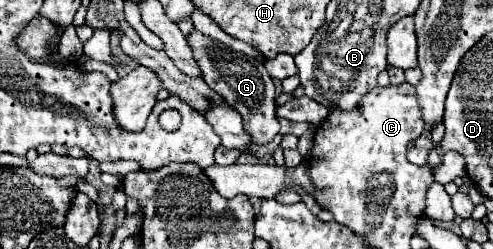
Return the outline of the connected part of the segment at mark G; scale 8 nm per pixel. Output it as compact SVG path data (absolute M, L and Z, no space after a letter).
M198 29L190 31L188 41L192 47L194 59L198 61L198 67L202 69L202 79L208 83L208 87L214 89L218 95L222 95L226 103L230 103L242 115L242 121L254 145L268 145L280 133L280 123L276 119L274 81L266 73L264 65L254 57L246 57L244 53L230 51L224 43L206 37Z

